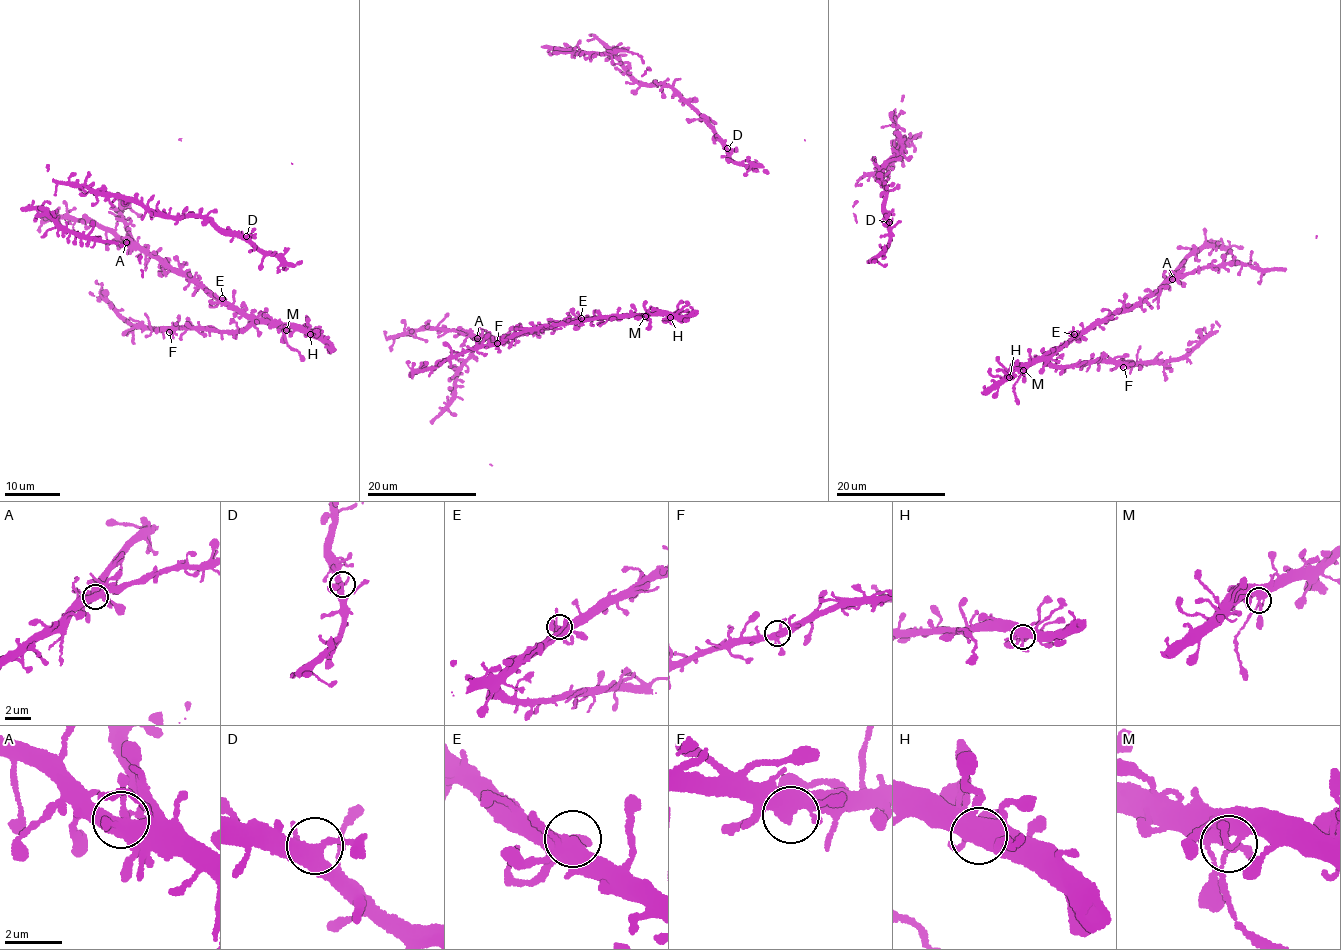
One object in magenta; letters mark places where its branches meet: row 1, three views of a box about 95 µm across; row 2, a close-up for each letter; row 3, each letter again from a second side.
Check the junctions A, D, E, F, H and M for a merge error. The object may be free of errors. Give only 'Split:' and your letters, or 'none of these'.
Split: M

